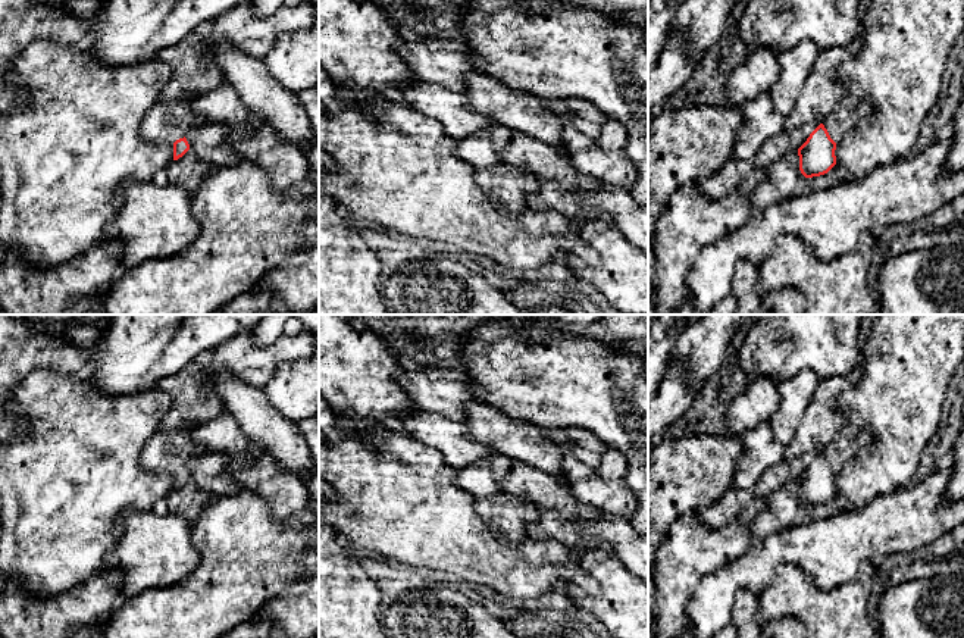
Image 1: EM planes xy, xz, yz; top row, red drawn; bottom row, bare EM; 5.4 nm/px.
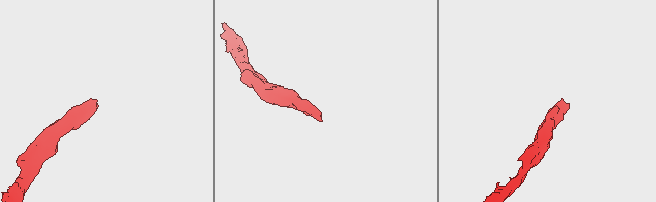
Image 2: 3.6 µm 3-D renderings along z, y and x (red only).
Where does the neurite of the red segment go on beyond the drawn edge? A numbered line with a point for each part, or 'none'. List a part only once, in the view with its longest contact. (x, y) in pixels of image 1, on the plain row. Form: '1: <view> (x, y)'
1: yz (850, 440)

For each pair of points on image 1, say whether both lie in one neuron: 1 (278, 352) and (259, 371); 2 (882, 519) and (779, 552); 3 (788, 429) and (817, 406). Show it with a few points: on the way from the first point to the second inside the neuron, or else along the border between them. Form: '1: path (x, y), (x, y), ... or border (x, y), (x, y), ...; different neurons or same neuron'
1: path (274, 356), (263, 366); same neuron
2: path (857, 535), (836, 547), (804, 547); same neuron
3: border (816, 388), (797, 428), (797, 434), (786, 447); different neurons

